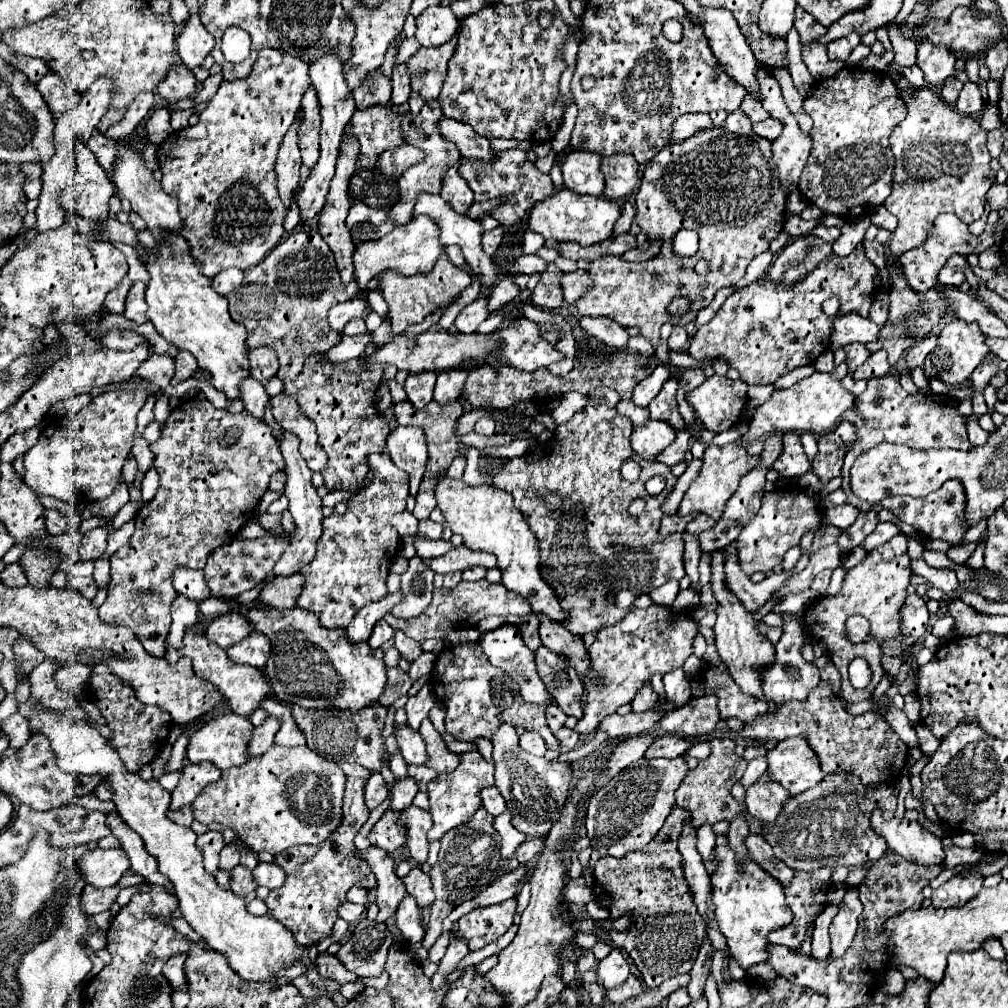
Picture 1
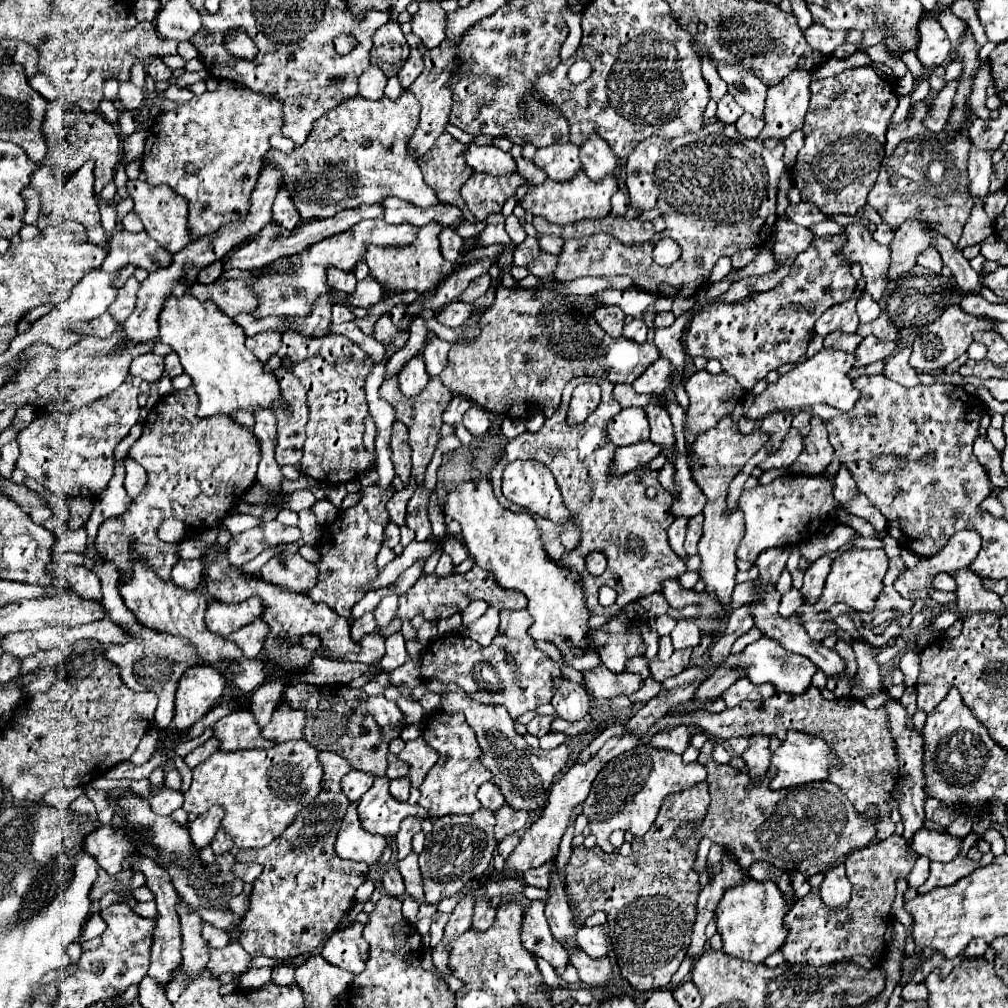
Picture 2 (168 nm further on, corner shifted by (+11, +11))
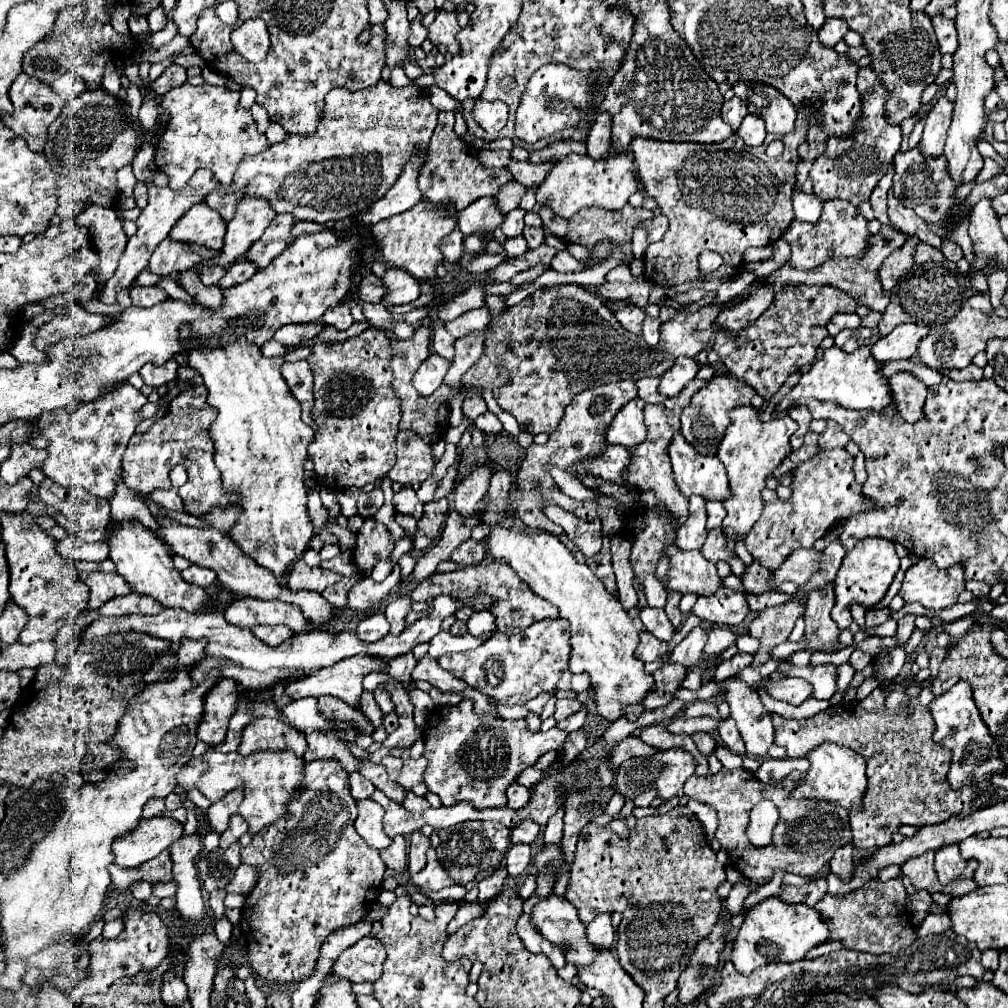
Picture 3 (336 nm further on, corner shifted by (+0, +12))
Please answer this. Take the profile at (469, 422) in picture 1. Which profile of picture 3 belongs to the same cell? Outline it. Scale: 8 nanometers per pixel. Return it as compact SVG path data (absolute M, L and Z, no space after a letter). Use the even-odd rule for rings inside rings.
M481 394L463 400L463 414L465 414L469 420L475 420L475 418L477 418L479 414L483 414L485 410L487 410L487 406L485 406L485 400L481 398Z

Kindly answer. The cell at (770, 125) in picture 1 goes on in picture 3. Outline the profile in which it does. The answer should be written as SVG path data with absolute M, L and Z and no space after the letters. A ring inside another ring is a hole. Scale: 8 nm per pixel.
M749 114L749 116L743 120L743 124L739 126L737 134L743 138L743 142L745 142L747 146L761 146L763 140L765 140L765 134L767 134L767 132L765 132L765 122L763 122L761 118Z

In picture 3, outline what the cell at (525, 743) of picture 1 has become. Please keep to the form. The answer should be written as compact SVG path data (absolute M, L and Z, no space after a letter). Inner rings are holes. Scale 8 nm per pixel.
M557 700L553 718L555 718L557 722L561 722L561 720L565 720L569 714L577 712L579 708L581 708L581 702L577 702L577 700Z

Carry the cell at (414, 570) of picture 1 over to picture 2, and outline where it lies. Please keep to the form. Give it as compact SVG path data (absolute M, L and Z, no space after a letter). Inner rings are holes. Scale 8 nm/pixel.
M384 597L380 605L374 609L378 627L388 627L390 621L396 617L396 611L398 611L398 597Z

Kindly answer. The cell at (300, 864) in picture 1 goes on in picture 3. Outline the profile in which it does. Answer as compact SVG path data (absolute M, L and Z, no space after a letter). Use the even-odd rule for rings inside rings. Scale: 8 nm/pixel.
M313 760L305 766L305 780L303 780L303 790L301 794L289 802L289 812L287 816L283 816L281 820L277 820L273 826L265 828L261 834L253 836L251 844L247 848L241 848L241 862L245 864L251 864L259 870L259 880L257 880L257 886L253 888L253 892L247 896L245 900L245 906L243 906L243 916L241 916L241 934L243 934L243 940L247 942L247 948L249 948L249 966L253 968L253 972L257 972L261 978L265 978L267 982L273 982L273 984L291 984L291 982L301 982L305 978L311 976L313 972L313 966L319 958L319 950L321 950L321 944L323 940L339 926L347 926L347 924L355 924L363 918L367 918L367 914L371 912L373 904L377 902L377 896L379 896L379 888L381 888L381 882L383 882L383 872L385 872L385 862L381 860L379 852L369 848L365 842L361 842L361 836L355 832L355 818L357 818L357 802L353 800L351 792L349 792L349 774L341 768L339 760Z

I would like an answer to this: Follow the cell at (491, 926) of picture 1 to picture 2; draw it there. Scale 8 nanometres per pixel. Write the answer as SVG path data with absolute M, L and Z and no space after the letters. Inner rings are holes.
M476 899L472 927L488 929L492 925L492 921L494 921L494 913L496 913L496 909L490 909L490 901L488 899Z

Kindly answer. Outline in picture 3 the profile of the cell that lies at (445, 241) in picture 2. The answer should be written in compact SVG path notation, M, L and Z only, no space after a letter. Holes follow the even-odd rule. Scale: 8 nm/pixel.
M453 230L453 232L443 240L441 252L443 252L443 256L445 256L447 262L457 264L457 262L461 260L461 256L463 256L463 236L461 236L459 230Z

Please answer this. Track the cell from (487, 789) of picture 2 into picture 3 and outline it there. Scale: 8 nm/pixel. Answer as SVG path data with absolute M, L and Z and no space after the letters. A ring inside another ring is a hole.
M511 784L507 788L507 806L509 808L523 808L529 802L529 788L521 786L521 784Z

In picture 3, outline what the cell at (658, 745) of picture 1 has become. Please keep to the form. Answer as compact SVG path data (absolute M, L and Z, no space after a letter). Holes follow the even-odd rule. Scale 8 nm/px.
M695 732L691 738L693 738L697 750L699 750L703 756L709 756L709 754L715 750L715 746L717 746L715 738L713 738L711 734L707 734L707 732Z

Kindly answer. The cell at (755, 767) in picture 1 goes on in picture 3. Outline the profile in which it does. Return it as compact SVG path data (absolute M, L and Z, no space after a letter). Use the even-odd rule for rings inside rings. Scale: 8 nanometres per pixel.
M727 718L727 720L717 728L717 732L719 732L719 736L721 736L723 744L725 744L731 752L741 754L741 756L745 754L743 738L741 738L741 734L739 734L739 730L737 730L737 726L735 726L735 722L733 722L731 718Z

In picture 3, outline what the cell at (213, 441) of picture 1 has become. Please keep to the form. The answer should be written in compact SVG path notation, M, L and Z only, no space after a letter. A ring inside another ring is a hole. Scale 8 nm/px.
M193 386L187 392L181 392L169 402L169 412L157 420L151 430L137 438L129 440L123 456L123 482L133 490L151 494L151 482L159 482L157 488L171 488L169 472L173 466L181 464L187 468L187 482L179 488L183 508L189 514L205 516L215 506L225 506L235 502L235 492L225 490L221 484L221 474L213 462L213 440L205 430L205 386Z

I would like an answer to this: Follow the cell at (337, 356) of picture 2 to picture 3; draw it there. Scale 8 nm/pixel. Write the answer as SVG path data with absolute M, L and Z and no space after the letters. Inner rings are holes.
M367 328L361 332L361 336L347 338L345 342L313 342L309 344L311 356L307 358L313 380L315 380L315 406L313 406L313 418L319 426L319 434L315 436L313 444L309 444L309 458L315 464L315 476L317 482L333 492L343 488L363 488L365 484L375 484L395 464L395 436L399 432L397 424L401 420L401 408L399 398L391 390L391 348L389 338L377 330Z

